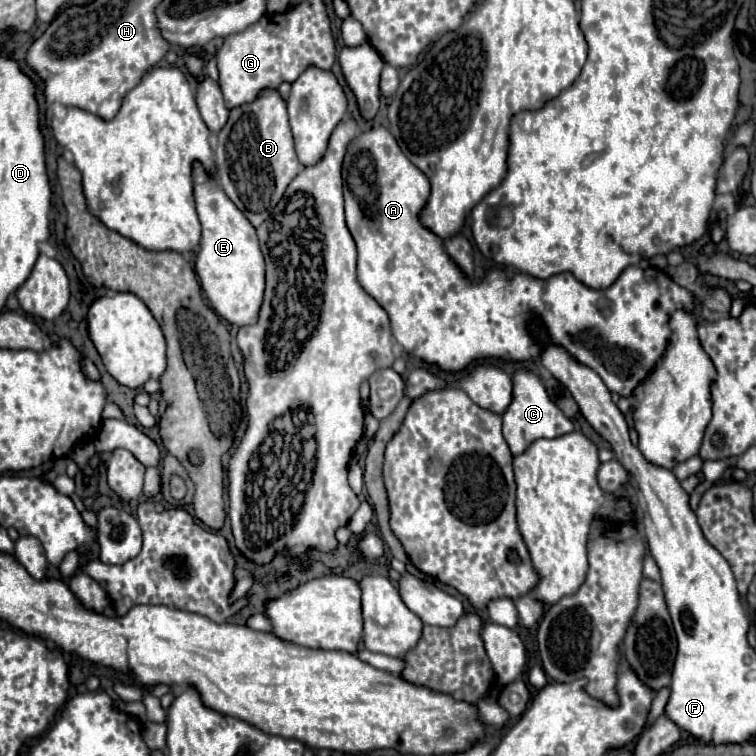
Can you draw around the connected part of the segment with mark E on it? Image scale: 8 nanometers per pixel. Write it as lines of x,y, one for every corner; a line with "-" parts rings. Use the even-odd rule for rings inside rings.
195,165
195,201
203,227
195,271
211,307
231,325
245,327
249,323
257,323
257,311
261,311
265,291
265,261
259,249
255,227
201,165

